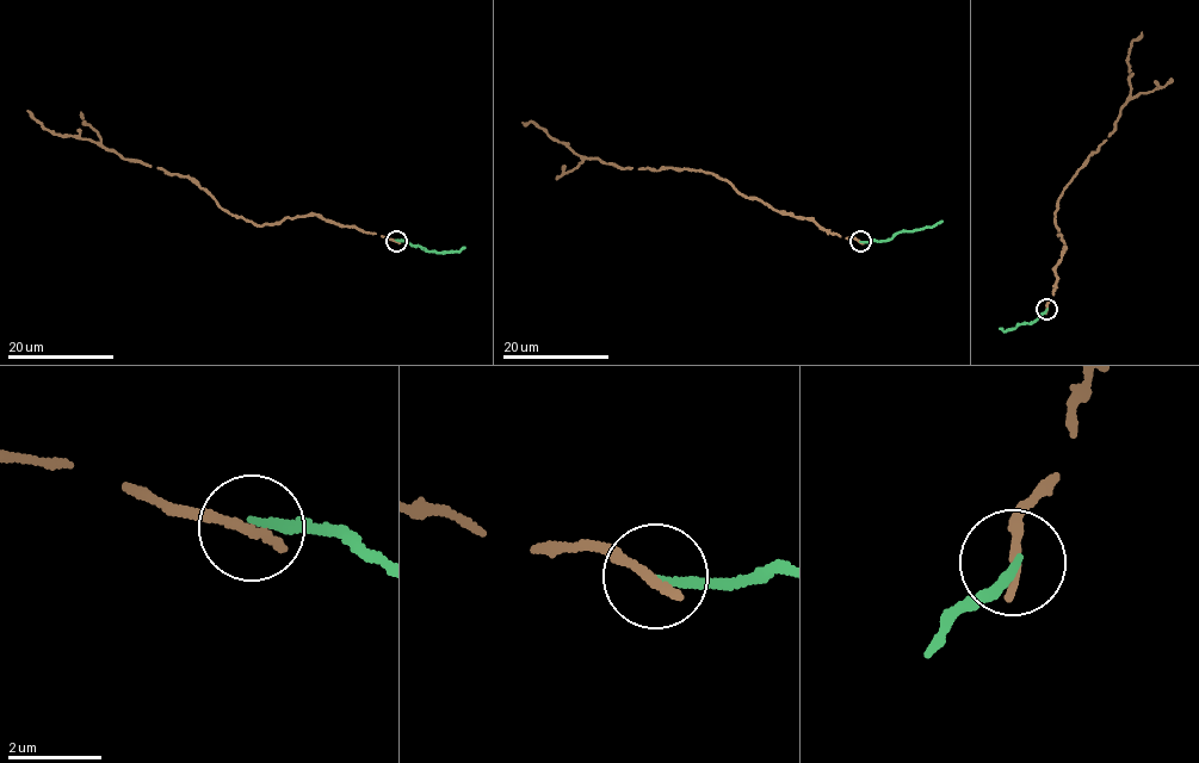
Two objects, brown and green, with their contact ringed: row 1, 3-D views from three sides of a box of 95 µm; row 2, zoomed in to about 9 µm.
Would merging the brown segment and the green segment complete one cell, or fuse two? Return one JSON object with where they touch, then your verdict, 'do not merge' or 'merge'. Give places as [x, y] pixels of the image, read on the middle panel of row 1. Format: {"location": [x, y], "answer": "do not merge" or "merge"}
{"location": [860, 241], "answer": "do not merge"}

